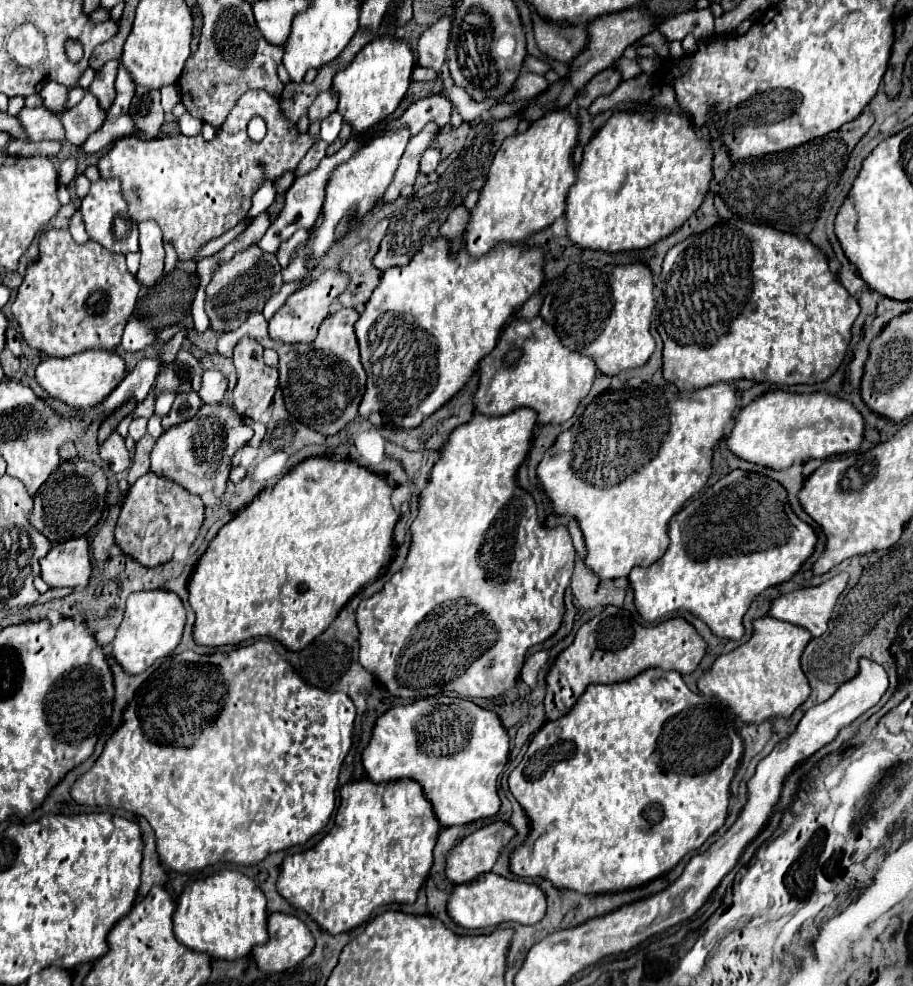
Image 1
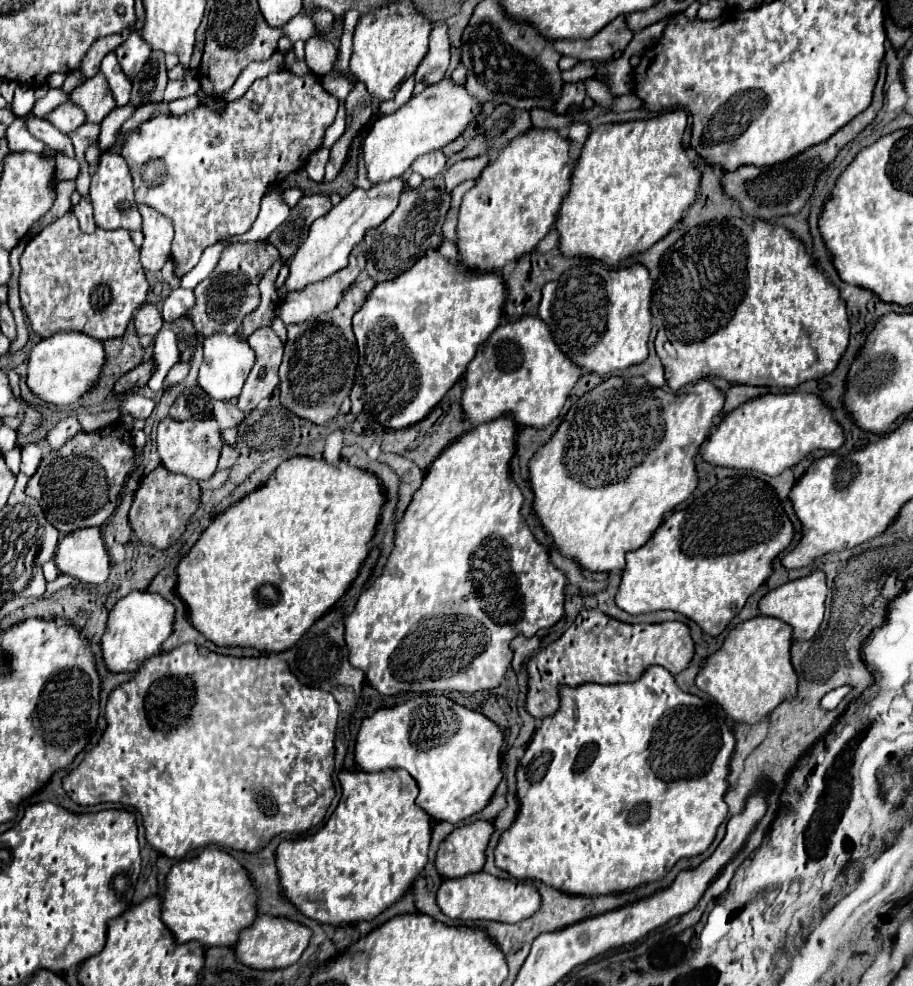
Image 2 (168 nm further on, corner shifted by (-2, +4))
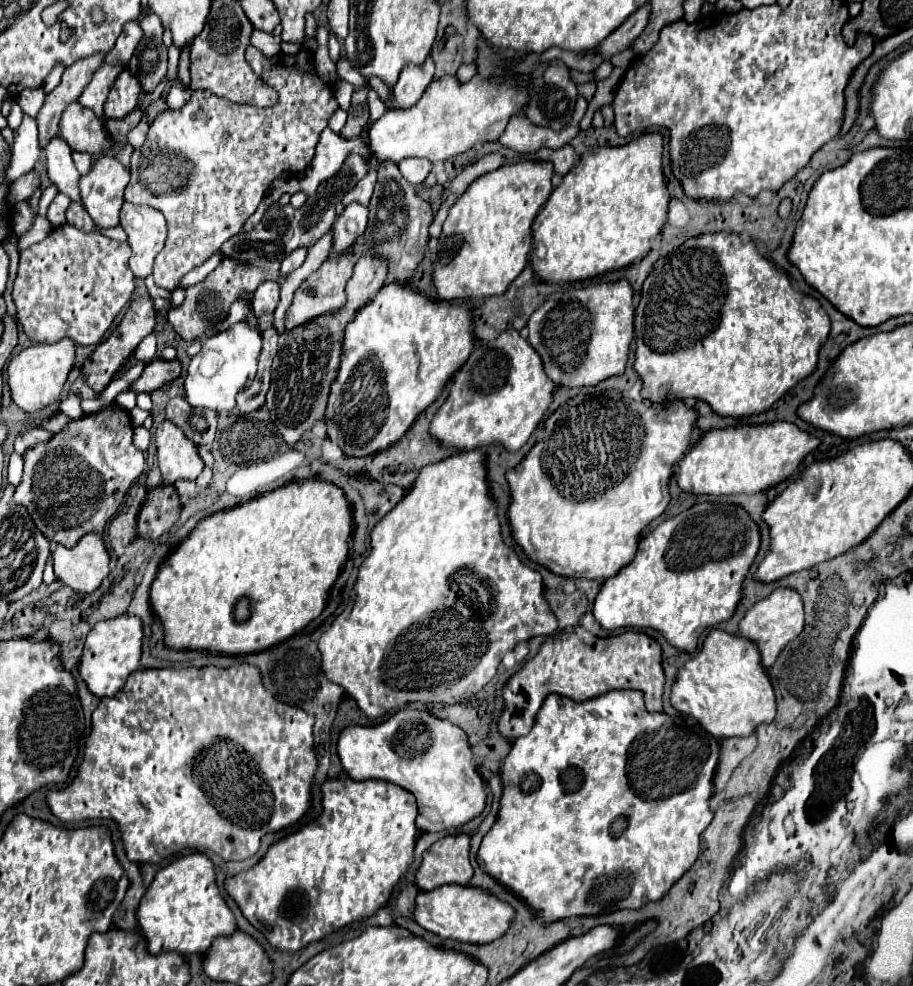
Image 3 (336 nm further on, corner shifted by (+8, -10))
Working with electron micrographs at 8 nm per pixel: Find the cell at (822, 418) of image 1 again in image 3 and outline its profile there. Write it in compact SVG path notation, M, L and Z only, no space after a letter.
M790 422L772 424L746 424L724 430L706 432L676 466L676 482L682 492L694 496L730 496L730 494L756 494L788 480L798 462L816 450L820 440Z

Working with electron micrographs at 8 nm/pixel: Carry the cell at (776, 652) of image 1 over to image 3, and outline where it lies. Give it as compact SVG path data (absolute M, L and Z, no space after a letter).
M712 630L702 650L678 670L670 704L678 712L696 718L714 738L748 736L758 724L770 722L776 716L774 690L766 678L766 670L758 666L758 650L746 638L722 630Z

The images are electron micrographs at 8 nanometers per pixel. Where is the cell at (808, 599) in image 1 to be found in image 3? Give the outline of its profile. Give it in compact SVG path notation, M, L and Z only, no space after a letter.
M776 588L768 598L756 602L750 610L746 610L744 618L738 624L738 636L752 640L758 646L760 662L764 668L774 664L774 658L782 652L786 642L796 638L804 628L804 606L800 594L792 588Z

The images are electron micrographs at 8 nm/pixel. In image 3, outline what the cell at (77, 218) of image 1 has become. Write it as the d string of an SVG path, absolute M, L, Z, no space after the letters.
M72 202L72 204L68 206L68 210L66 210L66 220L68 220L68 224L78 226L80 230L86 230L86 232L94 230L94 222L92 222L90 214L88 214L88 212L82 208L82 204L78 204L78 202Z

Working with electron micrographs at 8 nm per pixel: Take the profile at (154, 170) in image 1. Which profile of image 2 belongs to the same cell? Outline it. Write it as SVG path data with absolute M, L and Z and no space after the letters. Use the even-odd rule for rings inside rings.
M280 70L254 80L242 98L228 102L222 118L200 104L196 112L188 116L152 116L140 124L136 132L126 136L120 156L130 166L136 202L156 208L166 218L172 218L176 232L172 240L172 258L176 262L178 276L194 268L204 248L214 244L220 236L244 234L252 226L260 210L260 198L268 184L272 186L282 182L282 178L296 172L302 162L306 164L310 154L320 148L324 130L334 122L336 112L338 102L324 92L320 80L312 76L300 78L290 70ZM254 102L258 102L258 110L252 108Z

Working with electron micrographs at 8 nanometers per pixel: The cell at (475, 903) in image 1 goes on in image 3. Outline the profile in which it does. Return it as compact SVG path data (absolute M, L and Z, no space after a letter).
M440 886L432 892L418 892L414 906L414 920L428 932L440 938L452 938L458 942L488 944L500 938L512 922L514 908L508 902L498 900L490 892L472 886Z

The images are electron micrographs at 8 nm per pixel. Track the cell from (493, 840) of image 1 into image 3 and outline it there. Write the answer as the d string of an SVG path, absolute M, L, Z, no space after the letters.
M456 834L456 836L444 836L442 840L434 842L422 856L422 864L416 870L416 886L420 890L434 890L444 884L468 884L474 868L470 866L470 836L468 834Z

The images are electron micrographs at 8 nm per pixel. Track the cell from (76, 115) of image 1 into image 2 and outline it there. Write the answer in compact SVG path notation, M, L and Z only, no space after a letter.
M100 72L78 86L70 94L70 102L86 114L86 122L90 124L100 124L116 108L116 102L108 92L108 84L104 76L100 76Z

